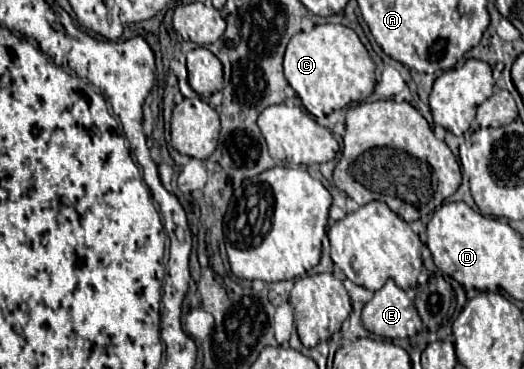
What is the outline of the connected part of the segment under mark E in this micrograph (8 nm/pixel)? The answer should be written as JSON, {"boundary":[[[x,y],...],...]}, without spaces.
{"boundary":[[[391,279],[365,303],[361,321],[367,331],[389,339],[413,338],[422,327],[413,301]]]}

